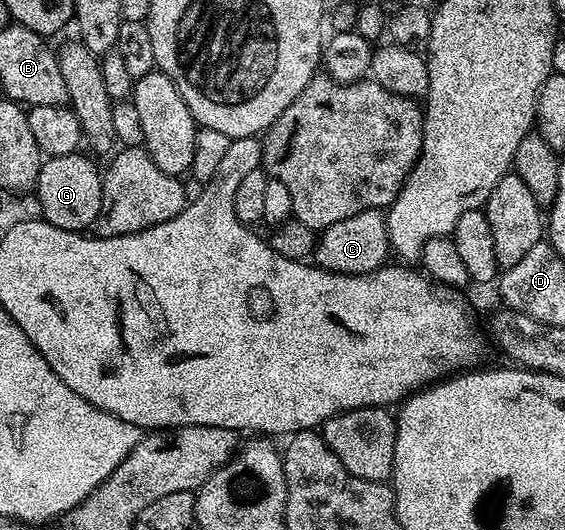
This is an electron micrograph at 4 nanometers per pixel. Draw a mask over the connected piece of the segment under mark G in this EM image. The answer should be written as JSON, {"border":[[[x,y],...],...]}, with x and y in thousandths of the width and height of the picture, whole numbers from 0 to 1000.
{"border":[[[147,287],[83,298],[69,315],[67,366],[80,417],[110,434],[152,436],[166,428],[179,400],[182,340],[177,315],[168,315]]]}

